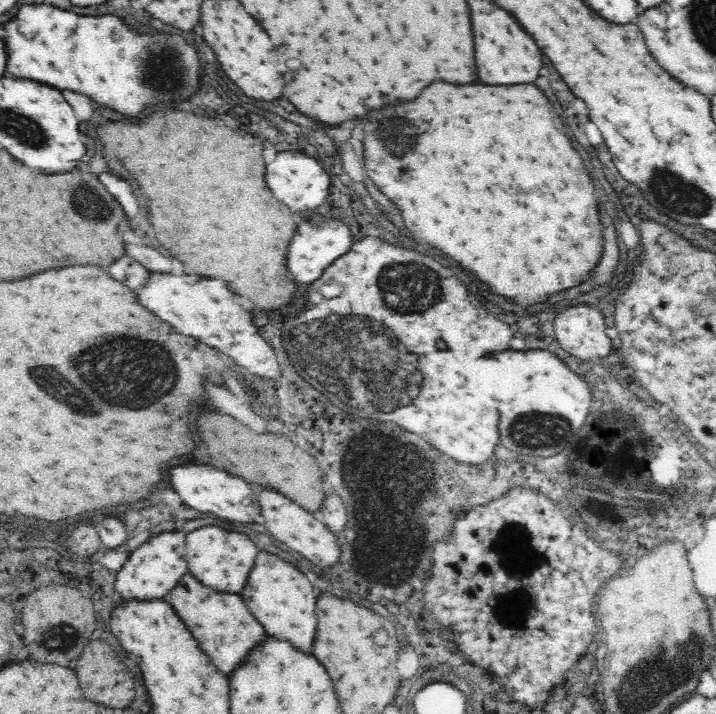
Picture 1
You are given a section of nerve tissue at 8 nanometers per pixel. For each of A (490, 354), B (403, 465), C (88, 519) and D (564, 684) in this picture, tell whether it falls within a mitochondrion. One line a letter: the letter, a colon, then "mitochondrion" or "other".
A: other
B: mitochondrion
C: other
D: other

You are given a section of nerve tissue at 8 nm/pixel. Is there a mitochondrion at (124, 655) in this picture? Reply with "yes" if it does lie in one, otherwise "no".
no

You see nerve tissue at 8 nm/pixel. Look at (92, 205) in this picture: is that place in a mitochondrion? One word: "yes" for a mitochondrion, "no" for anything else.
yes

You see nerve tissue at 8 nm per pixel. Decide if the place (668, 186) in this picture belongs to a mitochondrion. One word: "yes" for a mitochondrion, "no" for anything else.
yes

